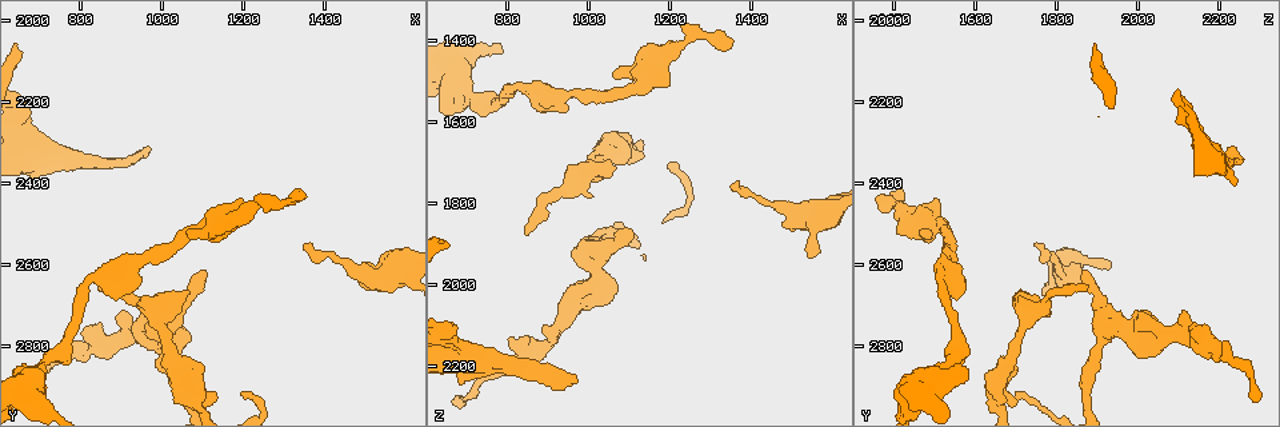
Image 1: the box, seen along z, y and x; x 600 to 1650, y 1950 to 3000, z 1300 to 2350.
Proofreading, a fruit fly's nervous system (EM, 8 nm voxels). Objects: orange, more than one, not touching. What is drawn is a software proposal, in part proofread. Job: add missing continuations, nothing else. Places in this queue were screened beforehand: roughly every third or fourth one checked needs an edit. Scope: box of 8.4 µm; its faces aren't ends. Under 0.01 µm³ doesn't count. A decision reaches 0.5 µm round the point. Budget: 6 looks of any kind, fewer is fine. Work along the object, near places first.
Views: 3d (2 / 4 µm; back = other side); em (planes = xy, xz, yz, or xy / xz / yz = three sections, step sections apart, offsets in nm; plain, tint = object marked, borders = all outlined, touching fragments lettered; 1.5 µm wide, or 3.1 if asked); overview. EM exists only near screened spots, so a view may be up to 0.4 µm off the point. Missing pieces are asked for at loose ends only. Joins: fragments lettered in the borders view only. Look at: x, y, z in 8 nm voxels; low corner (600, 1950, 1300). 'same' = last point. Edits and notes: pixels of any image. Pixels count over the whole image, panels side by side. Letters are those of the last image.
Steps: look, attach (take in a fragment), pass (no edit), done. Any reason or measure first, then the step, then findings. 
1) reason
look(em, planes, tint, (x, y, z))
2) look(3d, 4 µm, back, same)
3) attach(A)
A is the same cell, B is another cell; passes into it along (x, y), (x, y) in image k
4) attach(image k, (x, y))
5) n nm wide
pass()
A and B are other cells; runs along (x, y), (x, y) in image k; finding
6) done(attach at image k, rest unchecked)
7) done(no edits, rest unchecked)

free end
look(em, planes, borders, (1545, 2615, 1925))

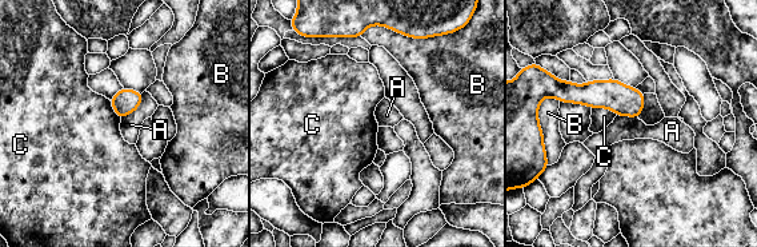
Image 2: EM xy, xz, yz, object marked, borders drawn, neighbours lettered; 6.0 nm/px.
150 nm wide
pass()
A, B and C are other cells; runs along (559, 92), (641, 100) in image 2; none of them fits

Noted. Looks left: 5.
tapers out
look(3d, 2 µm, (1360, 2545, 1750))

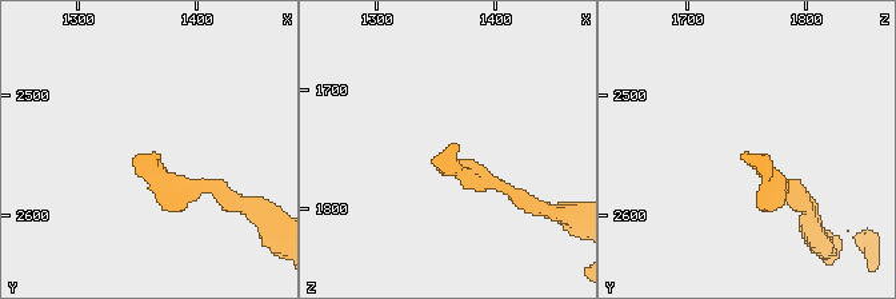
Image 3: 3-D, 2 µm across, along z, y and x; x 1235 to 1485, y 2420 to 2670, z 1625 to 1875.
look(em, xy, step 4, borders, (1356, 2548, 1752))

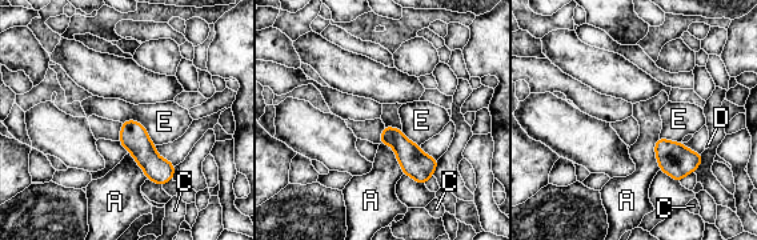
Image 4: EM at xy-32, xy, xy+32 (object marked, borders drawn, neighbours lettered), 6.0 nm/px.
pass()
A, C, D and E are other cells; border along (121, 122), (137, 120), (156, 144) in image 4; no lettered fragment goes on from it

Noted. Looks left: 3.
look(em, xy, step 4, tint, (970, 2315, 2225))

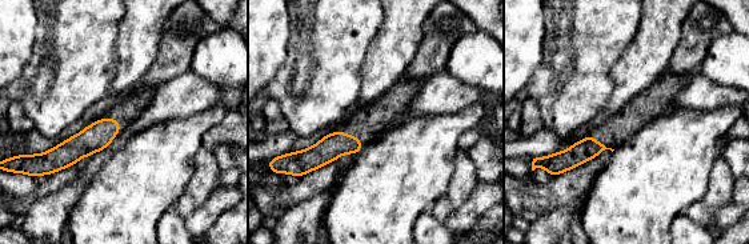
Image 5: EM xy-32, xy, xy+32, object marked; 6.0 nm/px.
look(em, planes, borders, same)

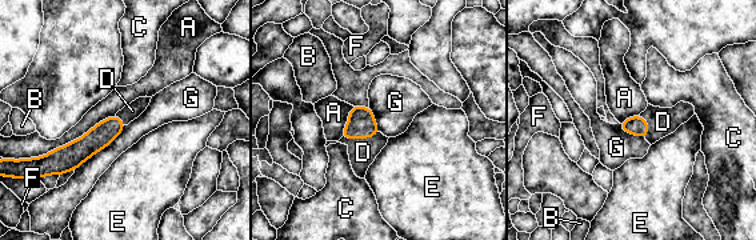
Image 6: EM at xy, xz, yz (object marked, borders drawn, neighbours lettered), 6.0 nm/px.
A touches over 550 nm
attach(image 6, (363, 152))
D is the same cell, A, B, C, E, F and G are other cells; passes into it along (362, 124), (359, 138), (363, 152) in image 6; the neuron continues

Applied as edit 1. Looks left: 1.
done(attach at image 6, rest unchecked)

